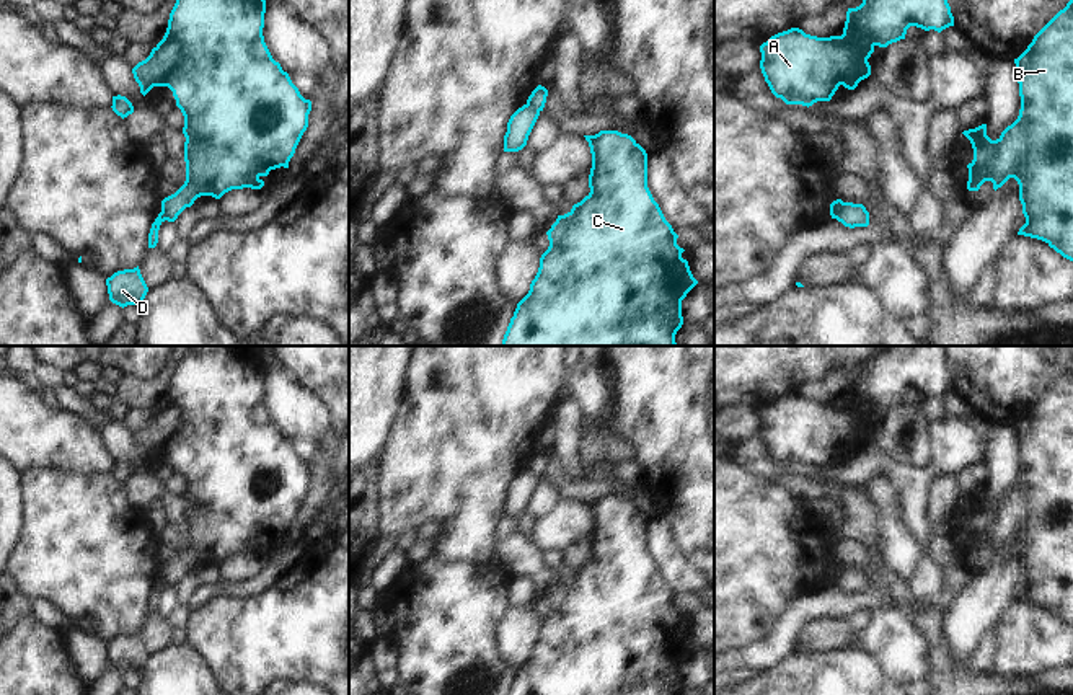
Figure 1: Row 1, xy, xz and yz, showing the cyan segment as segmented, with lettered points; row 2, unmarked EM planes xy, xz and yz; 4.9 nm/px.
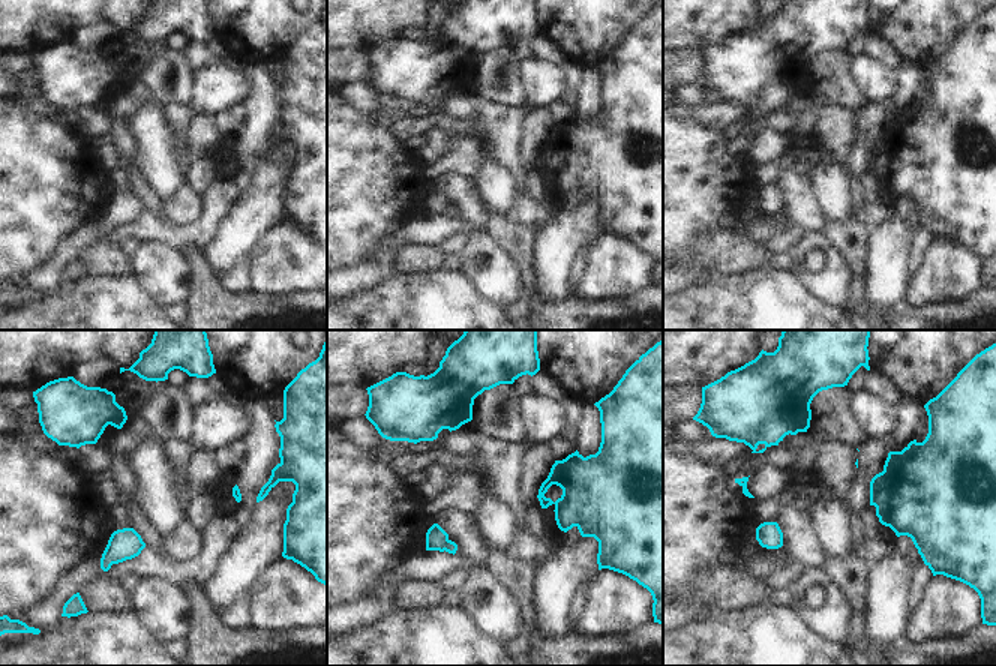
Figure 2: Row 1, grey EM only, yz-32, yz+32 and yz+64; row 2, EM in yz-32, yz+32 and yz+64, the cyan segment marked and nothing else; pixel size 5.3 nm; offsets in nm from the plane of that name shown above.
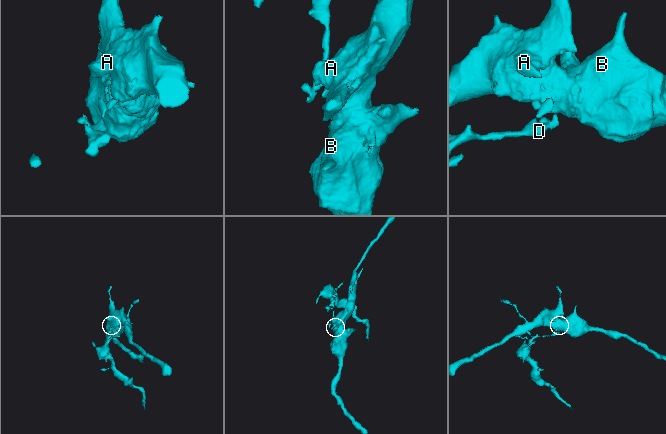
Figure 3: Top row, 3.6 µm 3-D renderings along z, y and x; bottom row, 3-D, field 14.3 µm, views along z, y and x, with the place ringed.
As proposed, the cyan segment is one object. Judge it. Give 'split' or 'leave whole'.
split

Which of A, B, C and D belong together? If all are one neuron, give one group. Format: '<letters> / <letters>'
A B C / D

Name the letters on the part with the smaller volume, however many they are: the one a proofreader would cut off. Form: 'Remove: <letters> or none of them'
Remove: D

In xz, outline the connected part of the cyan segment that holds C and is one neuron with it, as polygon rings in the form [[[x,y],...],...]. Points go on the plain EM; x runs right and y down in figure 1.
[[[618,496],[584,502],[592,519],[590,558],[567,579],[558,581],[546,597],[550,612],[507,695],[680,695],[682,666],[698,646],[682,623],[685,615],[677,610],[678,600],[647,553],[647,519],[631,501]]]

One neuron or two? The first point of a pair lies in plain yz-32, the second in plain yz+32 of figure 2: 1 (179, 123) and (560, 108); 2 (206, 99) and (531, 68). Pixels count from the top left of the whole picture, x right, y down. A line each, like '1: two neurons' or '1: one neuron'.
1: two neurons
2: one neuron

